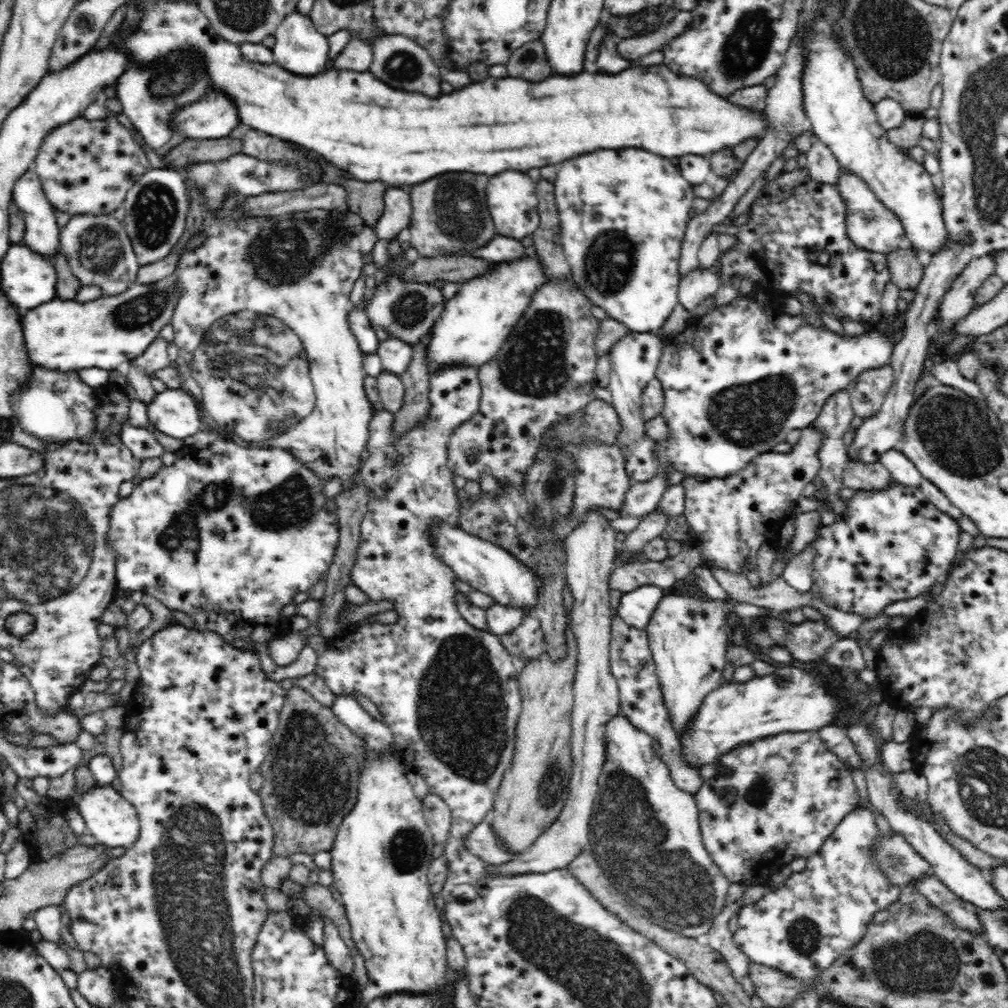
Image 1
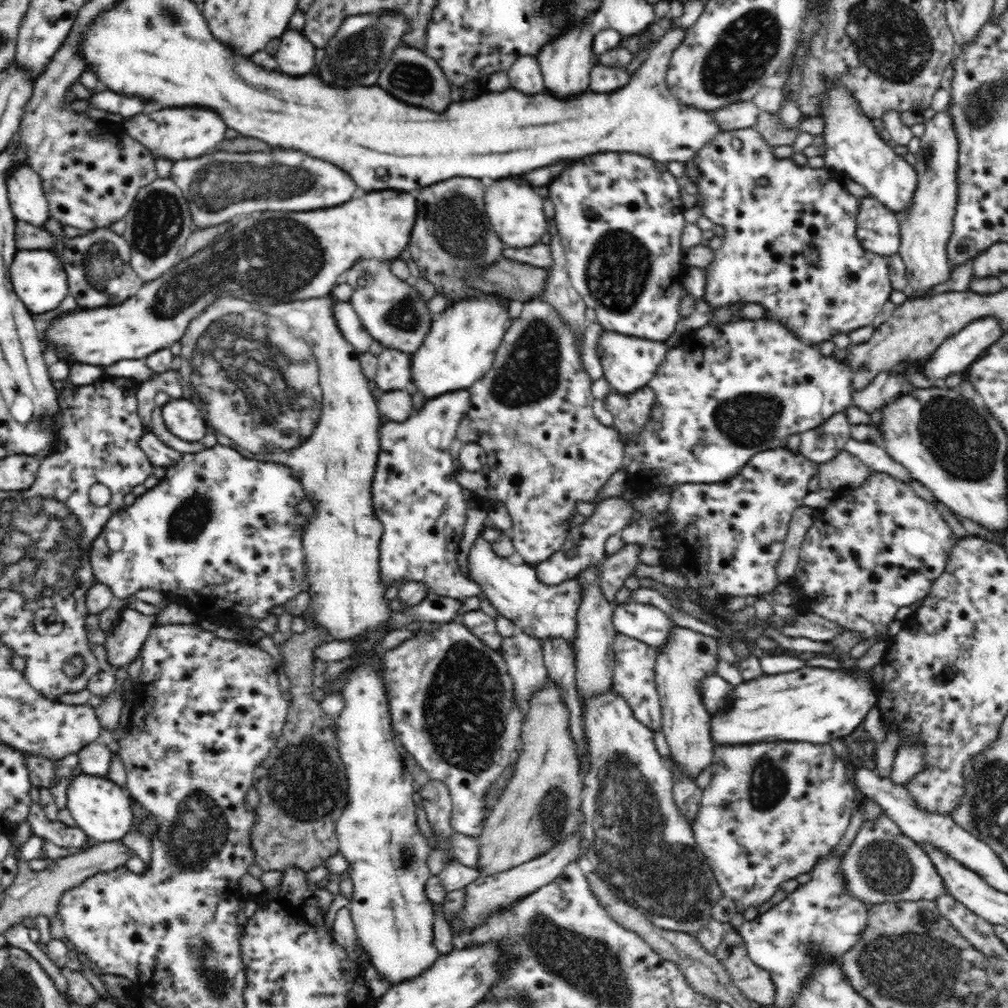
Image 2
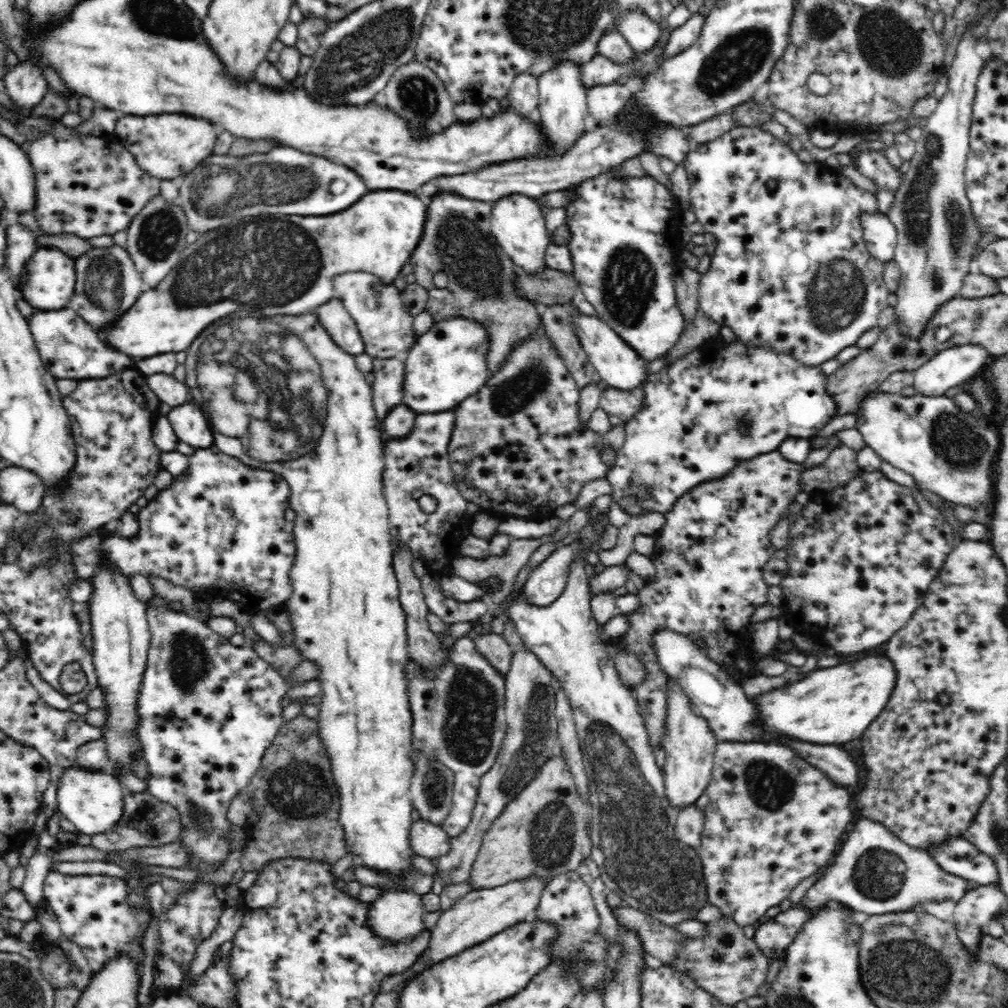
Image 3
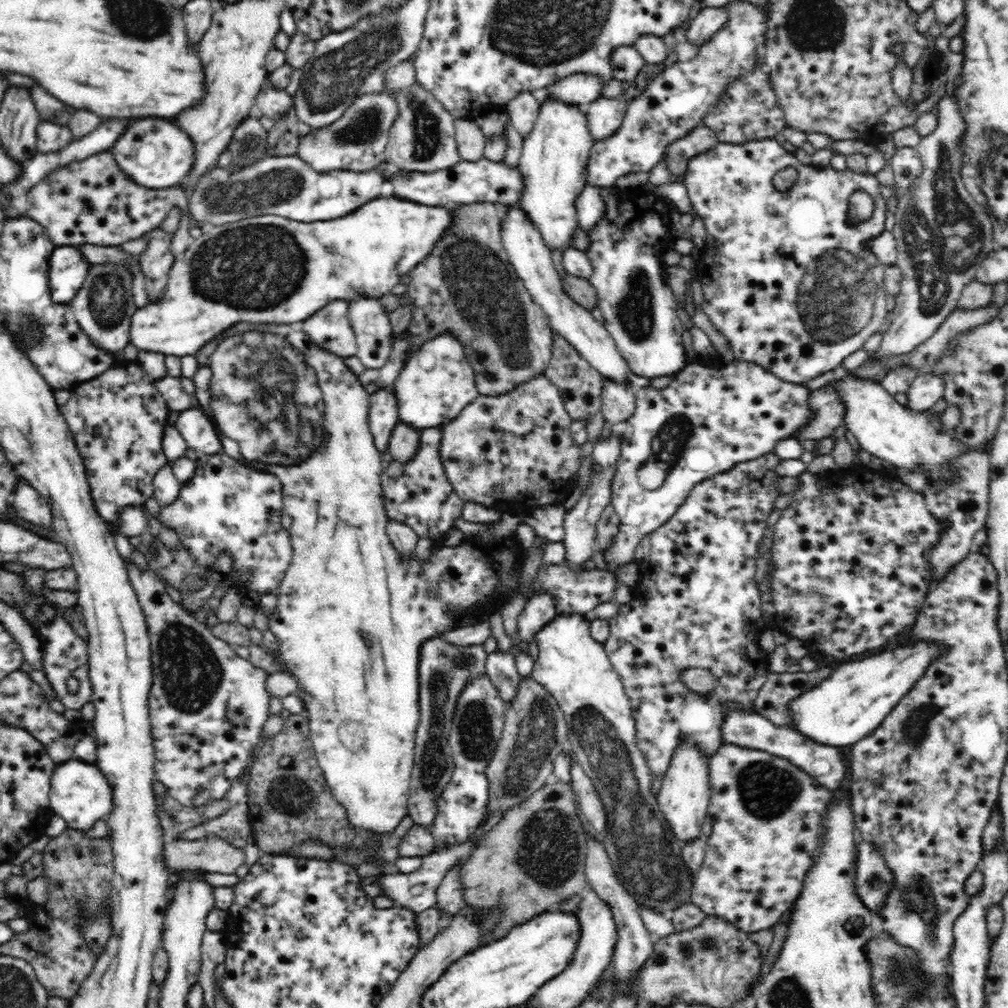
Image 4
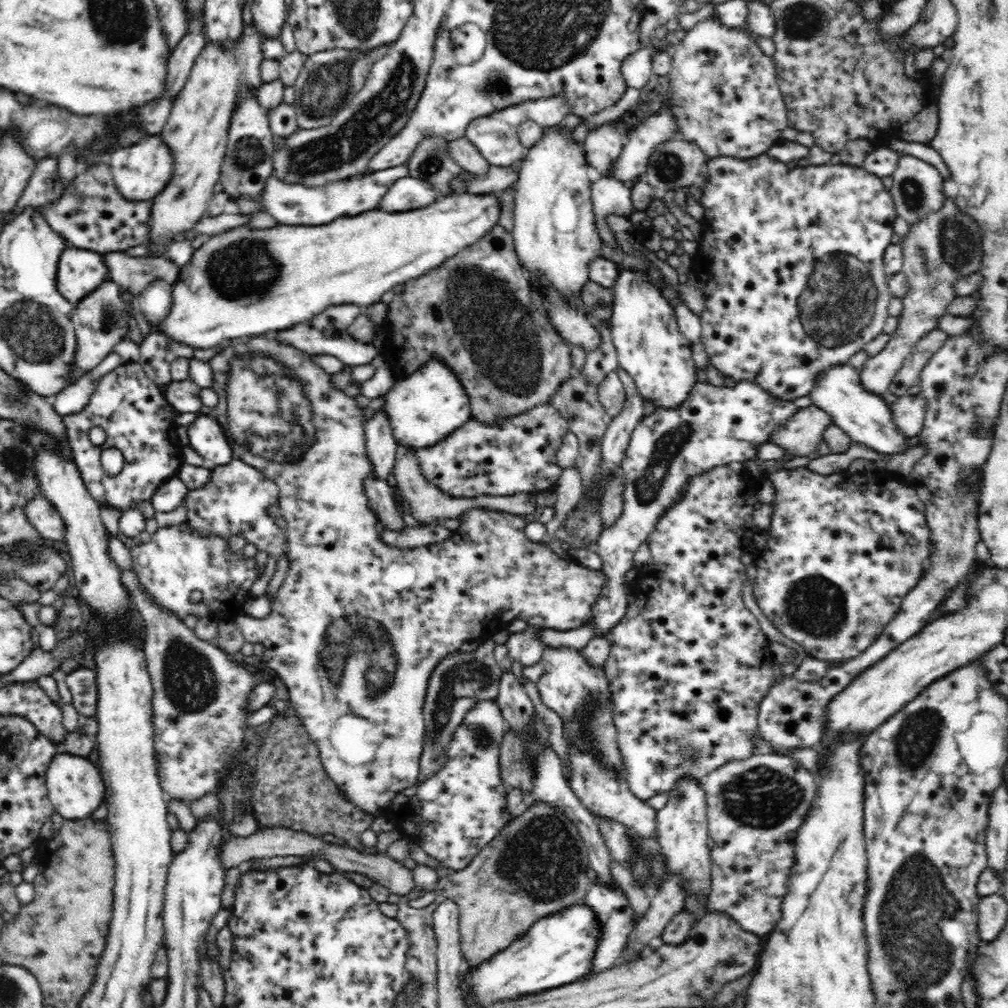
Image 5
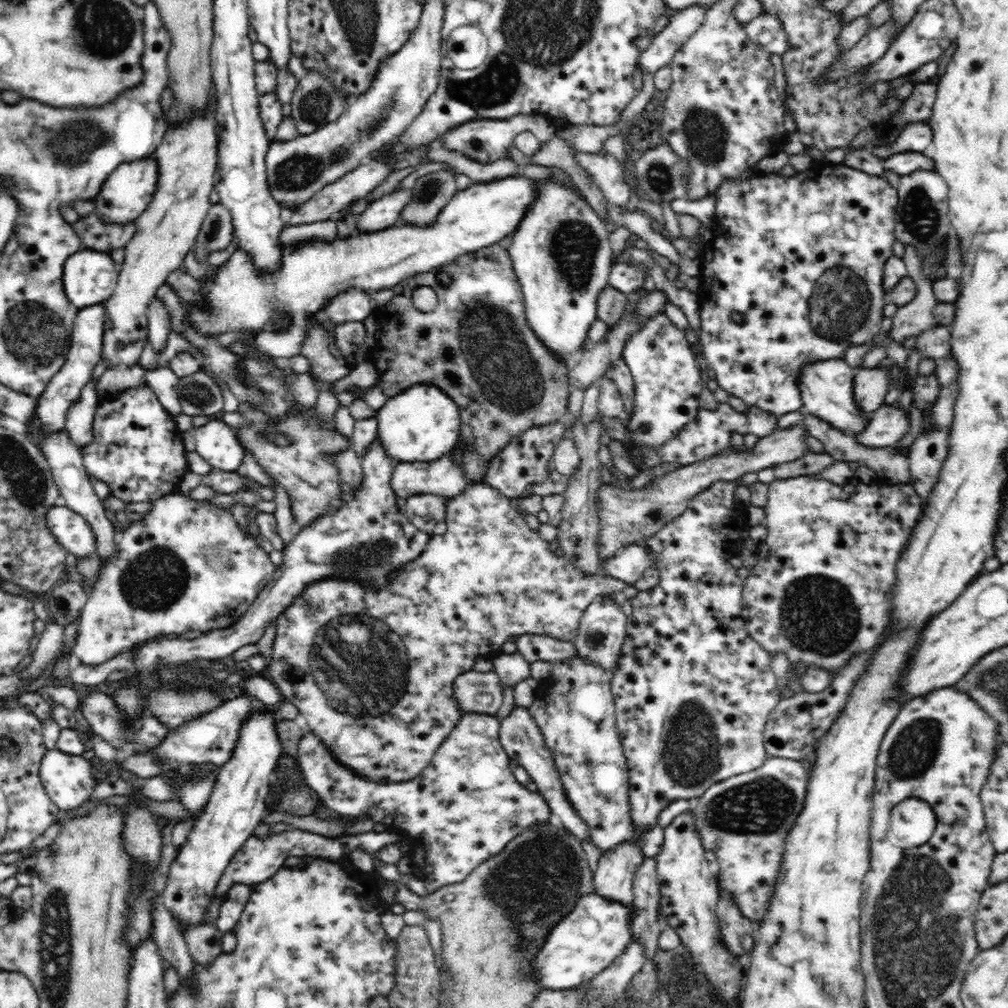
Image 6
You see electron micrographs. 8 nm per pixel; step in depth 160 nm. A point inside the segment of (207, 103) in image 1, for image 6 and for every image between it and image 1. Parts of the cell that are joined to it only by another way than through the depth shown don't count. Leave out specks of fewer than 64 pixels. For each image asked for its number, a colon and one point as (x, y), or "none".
2: (174, 134)
3: (166, 147)
4: (155, 153)
5: (140, 172)
6: (125, 194)

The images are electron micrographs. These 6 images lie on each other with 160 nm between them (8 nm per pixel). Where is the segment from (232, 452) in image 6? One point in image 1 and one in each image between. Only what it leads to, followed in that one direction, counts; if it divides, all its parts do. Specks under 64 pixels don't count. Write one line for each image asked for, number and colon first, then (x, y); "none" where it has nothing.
1: (173, 412)
2: (182, 418)
3: (190, 425)
4: (199, 430)
5: (206, 436)

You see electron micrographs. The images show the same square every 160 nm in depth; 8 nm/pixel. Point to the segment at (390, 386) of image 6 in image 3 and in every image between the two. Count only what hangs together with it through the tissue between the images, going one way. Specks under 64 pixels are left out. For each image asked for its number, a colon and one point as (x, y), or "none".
3: (457, 240)
4: (466, 286)
5: (477, 314)

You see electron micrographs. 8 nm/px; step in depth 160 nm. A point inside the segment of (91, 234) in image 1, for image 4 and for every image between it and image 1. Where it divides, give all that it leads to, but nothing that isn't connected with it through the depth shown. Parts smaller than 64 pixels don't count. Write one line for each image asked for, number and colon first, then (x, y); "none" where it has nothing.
2: (100, 273)
3: (111, 269)
4: (103, 307)

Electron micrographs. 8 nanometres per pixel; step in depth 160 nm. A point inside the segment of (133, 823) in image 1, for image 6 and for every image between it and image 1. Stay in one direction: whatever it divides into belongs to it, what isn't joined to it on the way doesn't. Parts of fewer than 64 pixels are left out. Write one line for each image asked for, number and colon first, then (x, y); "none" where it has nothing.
2: (101, 808)
3: (93, 801)
4: (80, 793)
5: (75, 787)
6: (68, 779)

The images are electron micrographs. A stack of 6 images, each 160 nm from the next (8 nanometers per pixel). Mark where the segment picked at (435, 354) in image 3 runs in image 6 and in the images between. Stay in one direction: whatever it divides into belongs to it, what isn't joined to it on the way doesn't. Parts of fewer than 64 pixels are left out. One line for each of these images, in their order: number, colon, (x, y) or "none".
4: (437, 382)
5: (423, 408)
6: (421, 424)

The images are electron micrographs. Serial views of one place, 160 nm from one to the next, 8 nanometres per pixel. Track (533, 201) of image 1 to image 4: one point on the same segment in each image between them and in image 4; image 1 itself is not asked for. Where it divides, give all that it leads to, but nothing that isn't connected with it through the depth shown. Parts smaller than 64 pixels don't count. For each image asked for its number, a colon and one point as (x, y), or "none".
2: (514, 208)
3: (517, 221)
4: (532, 260)

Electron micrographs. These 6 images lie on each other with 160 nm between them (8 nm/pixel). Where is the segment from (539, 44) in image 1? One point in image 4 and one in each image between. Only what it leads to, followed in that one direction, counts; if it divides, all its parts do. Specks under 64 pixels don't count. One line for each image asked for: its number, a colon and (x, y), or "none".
2: (525, 75)
3: (524, 93)
4: (523, 110)

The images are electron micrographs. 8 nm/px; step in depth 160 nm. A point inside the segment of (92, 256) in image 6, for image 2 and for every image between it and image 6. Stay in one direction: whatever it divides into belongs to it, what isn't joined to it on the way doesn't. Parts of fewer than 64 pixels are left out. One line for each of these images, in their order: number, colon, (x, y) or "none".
2: (38, 277)
3: (49, 283)
4: (67, 270)
5: (80, 271)

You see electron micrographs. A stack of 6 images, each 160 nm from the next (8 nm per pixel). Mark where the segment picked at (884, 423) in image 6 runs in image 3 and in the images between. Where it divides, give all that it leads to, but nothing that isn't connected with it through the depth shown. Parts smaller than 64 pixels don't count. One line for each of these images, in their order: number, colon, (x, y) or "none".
3: (953, 366)
4: (926, 390)
5: (908, 411)

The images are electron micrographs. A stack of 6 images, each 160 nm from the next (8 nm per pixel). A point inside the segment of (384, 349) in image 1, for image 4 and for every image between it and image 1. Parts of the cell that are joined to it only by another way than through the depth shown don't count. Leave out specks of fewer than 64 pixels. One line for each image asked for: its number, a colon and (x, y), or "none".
2: (394, 367)
3: (387, 389)
4: (383, 415)

